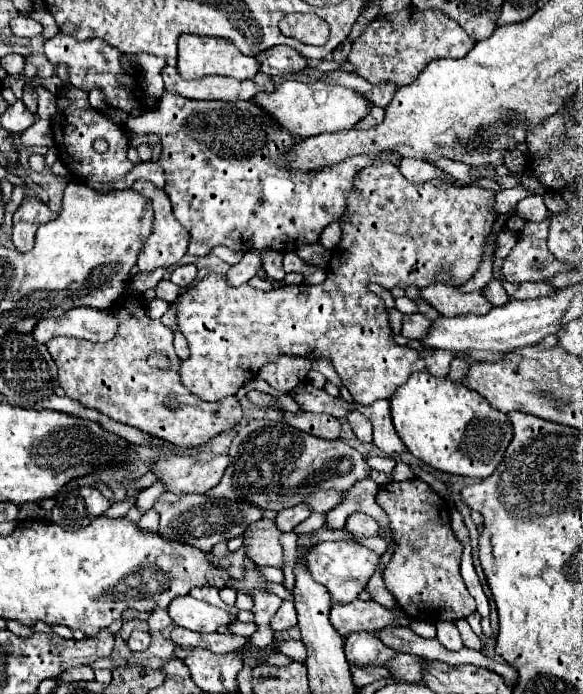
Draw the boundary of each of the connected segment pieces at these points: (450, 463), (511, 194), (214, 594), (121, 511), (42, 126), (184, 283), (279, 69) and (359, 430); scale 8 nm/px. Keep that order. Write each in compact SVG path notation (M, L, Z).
M415 372L407 384L391 396L391 414L399 438L413 456L435 470L459 476L491 476L513 436L507 414L491 408L479 392L447 378L435 378L429 372Z
M517 186L517 188L513 188L513 190L497 192L497 198L495 198L493 208L497 210L497 214L499 214L499 216L509 214L509 212L511 212L511 208L515 208L515 204L517 204L521 198L529 196L529 194L531 194L531 192L529 192L529 190L525 190L523 186Z
M199 586L199 588L193 588L191 592L189 592L193 598L197 598L197 600L203 600L203 602L209 602L209 604L213 604L213 606L221 606L221 608L225 608L227 612L231 612L233 616L237 616L237 608L235 606L231 606L231 608L227 608L225 606L225 602L219 598L219 592L217 592L217 588L211 588L211 586Z
M125 498L123 502L113 504L113 506L107 510L107 518L121 518L121 516L125 516L125 514L129 512L131 504L135 504L135 498Z
M37 120L31 128L27 128L21 134L23 146L53 146L53 136L51 136L51 120Z
M185 264L185 266L177 266L171 274L171 280L179 286L179 288L187 288L197 276L197 266L193 264Z
M289 46L269 48L257 56L257 62L261 64L261 72L269 76L285 76L307 66L307 60Z
M357 410L349 412L347 420L349 420L349 424L351 424L351 428L353 428L355 436L357 436L361 442L373 442L373 434L371 434L371 422L369 422L369 420L367 420L367 418L365 418L361 412L357 412Z

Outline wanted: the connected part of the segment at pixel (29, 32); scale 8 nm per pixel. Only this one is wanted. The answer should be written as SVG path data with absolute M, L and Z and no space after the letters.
M19 15L12 20L12 33L15 36L29 36L29 38L33 38L33 36L41 34L41 24L35 22L33 18Z

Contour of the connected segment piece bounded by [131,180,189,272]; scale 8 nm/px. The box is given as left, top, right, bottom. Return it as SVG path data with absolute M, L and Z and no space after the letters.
M139 180L137 184L131 186L133 190L141 192L143 196L147 196L153 204L153 210L155 210L155 224L153 224L153 234L149 236L149 240L145 242L143 246L143 252L139 254L139 272L151 272L155 268L169 268L173 264L179 264L179 260L185 256L187 252L187 244L189 244L189 236L187 236L187 230L175 220L173 216L173 208L171 208L171 200L167 196L165 190L157 188L153 182L147 182L147 180Z

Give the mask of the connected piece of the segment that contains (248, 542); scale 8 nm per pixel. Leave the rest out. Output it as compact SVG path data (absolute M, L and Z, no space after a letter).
M257 520L243 534L243 544L247 548L247 558L257 566L283 566L283 548L279 544L281 530L277 530L273 520Z

